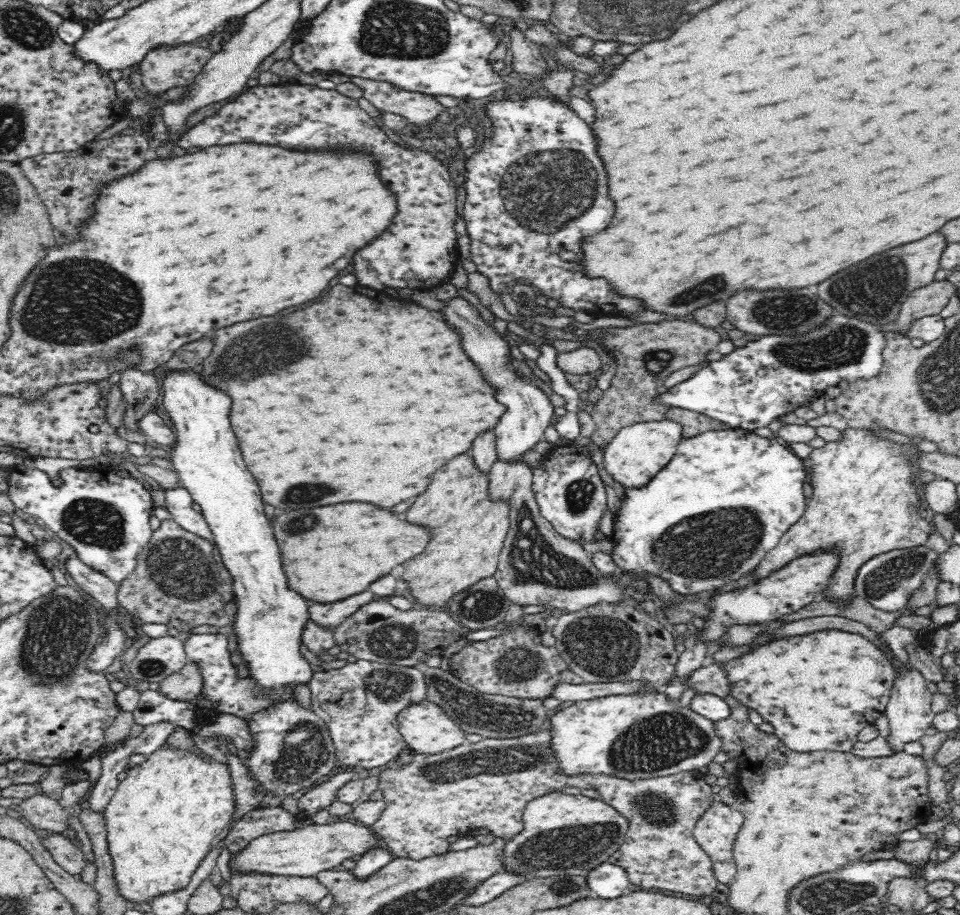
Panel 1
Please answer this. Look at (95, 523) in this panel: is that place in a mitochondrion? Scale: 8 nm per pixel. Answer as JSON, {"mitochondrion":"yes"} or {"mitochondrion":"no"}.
{"mitochondrion":"yes"}

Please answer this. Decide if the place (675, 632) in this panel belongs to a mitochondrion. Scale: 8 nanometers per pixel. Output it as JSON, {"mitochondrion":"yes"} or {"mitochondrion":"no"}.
{"mitochondrion":"no"}

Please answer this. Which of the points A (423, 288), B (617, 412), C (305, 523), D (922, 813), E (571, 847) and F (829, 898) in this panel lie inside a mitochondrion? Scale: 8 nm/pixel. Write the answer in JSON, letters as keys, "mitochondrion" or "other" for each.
{"A":"other","B":"other","C":"mitochondrion","D":"other","E":"mitochondrion","F":"mitochondrion"}

